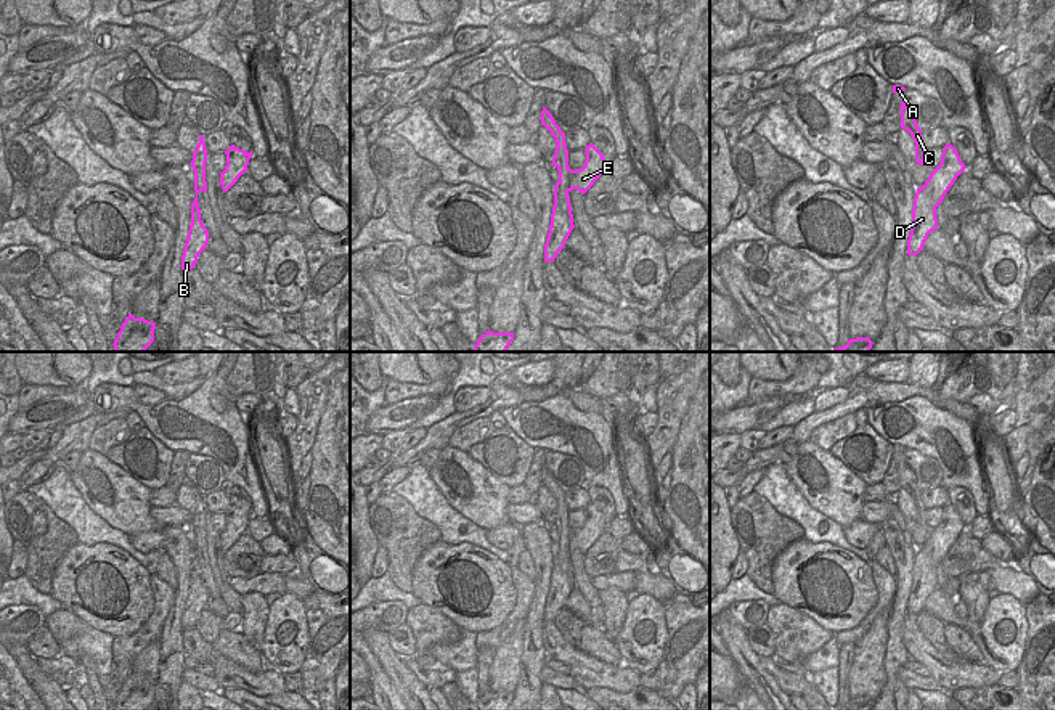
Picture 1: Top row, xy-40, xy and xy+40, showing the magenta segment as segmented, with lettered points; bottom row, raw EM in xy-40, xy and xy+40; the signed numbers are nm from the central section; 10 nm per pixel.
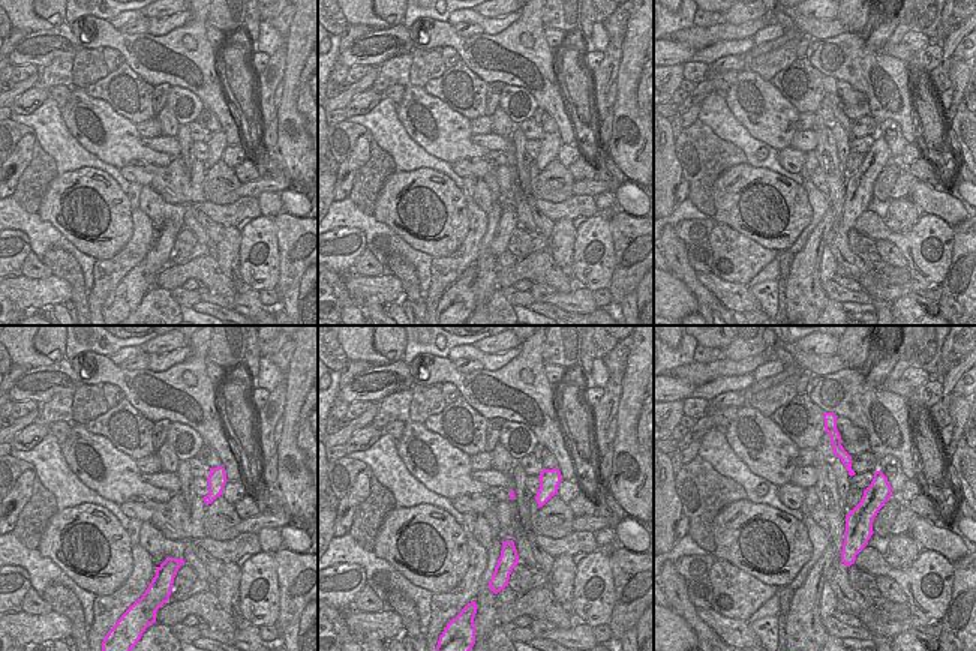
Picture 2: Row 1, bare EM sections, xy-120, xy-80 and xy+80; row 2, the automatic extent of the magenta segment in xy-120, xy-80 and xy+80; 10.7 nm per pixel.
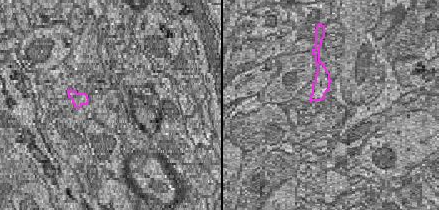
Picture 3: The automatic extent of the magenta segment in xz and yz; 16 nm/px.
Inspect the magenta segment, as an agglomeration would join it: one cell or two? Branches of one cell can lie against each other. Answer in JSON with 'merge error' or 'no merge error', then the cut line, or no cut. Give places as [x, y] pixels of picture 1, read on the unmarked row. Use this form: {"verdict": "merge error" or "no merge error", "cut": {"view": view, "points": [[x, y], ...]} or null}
{"verdict": "merge error", "cut": {"view": "xy", "points": [[574, 530], [569, 550]]}}

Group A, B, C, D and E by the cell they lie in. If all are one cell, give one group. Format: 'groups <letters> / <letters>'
groups A C / B D E

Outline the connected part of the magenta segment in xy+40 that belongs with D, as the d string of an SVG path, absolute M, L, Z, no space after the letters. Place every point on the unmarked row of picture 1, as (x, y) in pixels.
M947 503L943 508L939 525L931 530L925 545L917 548L907 599L909 615L917 615L923 610L928 594L938 588L936 567L965 528L957 509Z

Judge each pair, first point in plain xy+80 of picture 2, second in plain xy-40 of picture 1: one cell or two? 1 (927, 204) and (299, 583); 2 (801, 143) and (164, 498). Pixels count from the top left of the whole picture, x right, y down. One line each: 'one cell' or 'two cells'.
1: one cell
2: two cells

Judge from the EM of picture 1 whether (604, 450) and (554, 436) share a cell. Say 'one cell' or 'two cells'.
one cell

